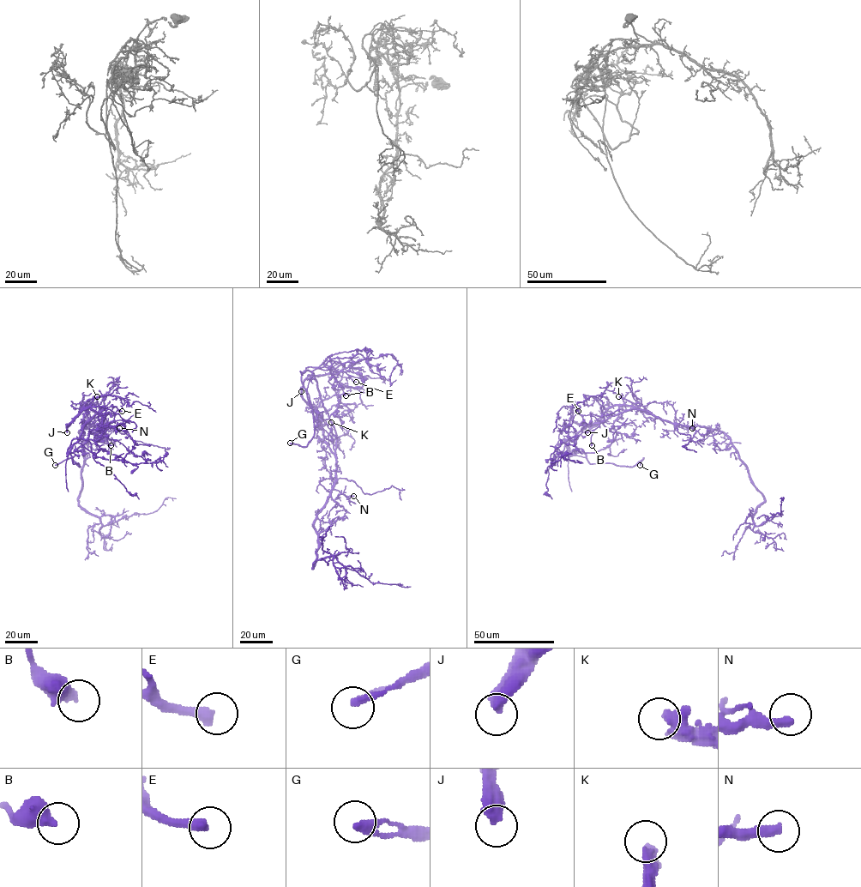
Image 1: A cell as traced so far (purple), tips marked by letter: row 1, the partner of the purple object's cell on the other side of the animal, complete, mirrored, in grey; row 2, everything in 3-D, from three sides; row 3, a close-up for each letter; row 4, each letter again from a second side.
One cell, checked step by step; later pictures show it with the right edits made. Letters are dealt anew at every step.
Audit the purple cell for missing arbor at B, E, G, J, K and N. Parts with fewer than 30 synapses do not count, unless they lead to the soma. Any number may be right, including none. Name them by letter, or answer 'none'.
G, J, K

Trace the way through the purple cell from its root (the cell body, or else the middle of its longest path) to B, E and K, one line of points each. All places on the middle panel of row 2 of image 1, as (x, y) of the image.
B: (336, 467), (321, 416), (301, 395), (303, 382), (338, 374), (338, 403), (346, 395)
E: (336, 467), (336, 456), (324, 439), (321, 416), (301, 395), (303, 382), (309, 375), (331, 372), (356, 382)
K: (336, 467), (331, 422)

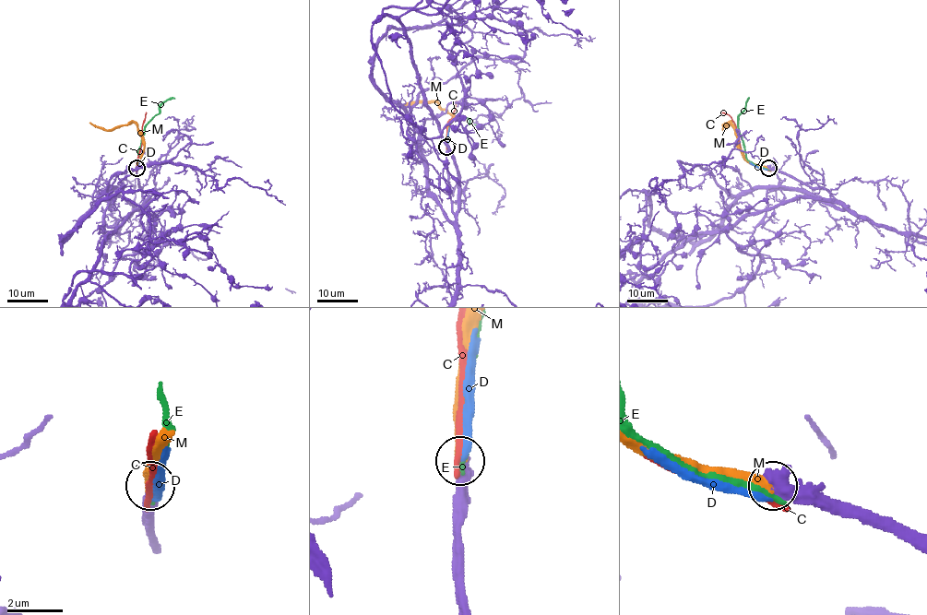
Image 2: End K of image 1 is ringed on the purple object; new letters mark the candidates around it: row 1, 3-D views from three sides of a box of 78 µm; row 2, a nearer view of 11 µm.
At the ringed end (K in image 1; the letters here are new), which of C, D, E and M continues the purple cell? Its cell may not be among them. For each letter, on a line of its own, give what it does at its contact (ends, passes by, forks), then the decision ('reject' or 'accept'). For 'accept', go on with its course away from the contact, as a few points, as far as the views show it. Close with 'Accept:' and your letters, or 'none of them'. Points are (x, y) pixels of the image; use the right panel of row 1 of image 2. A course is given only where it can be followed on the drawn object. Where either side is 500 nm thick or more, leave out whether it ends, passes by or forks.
C: reject
D: reject
E: reject
M: accept; course (768, 168), (751, 164), (745, 159), (738, 147), (732, 124), (729, 123), (724, 125), (724, 130), (730, 123)
Accept: M

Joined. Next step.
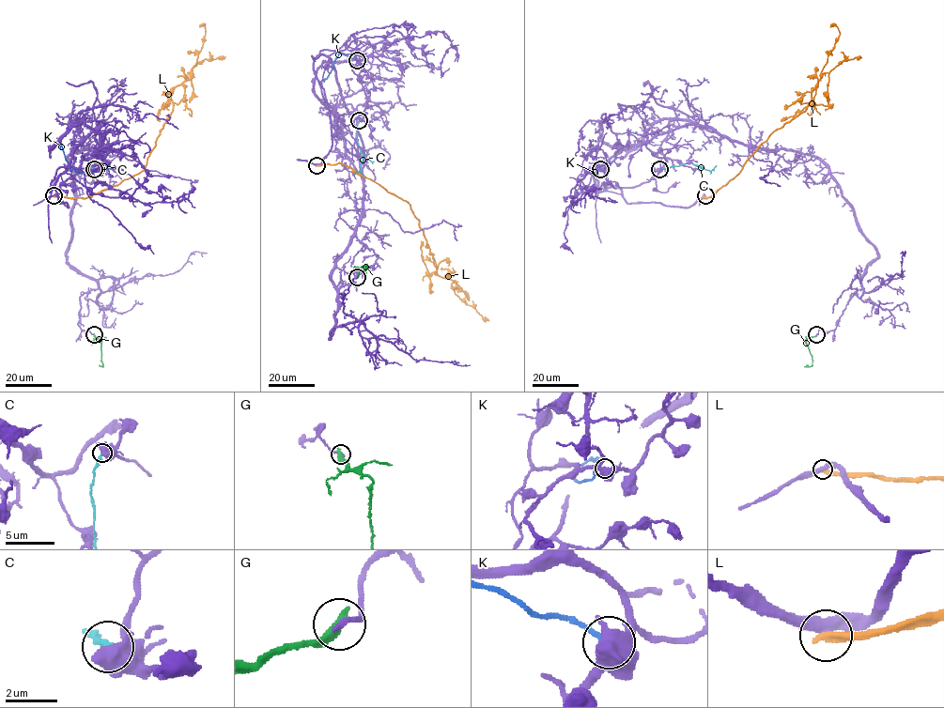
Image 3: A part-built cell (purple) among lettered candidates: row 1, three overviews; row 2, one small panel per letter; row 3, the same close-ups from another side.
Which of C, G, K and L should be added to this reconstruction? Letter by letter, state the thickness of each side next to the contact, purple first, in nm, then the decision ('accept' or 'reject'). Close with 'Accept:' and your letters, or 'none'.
C: calibres 500 and 220 nm; reject
G: calibres 200 and 460 nm; reject
K: calibres 460 and 240 nm; reject
L: calibres 400 and 400 nm; reject
Accept: none

